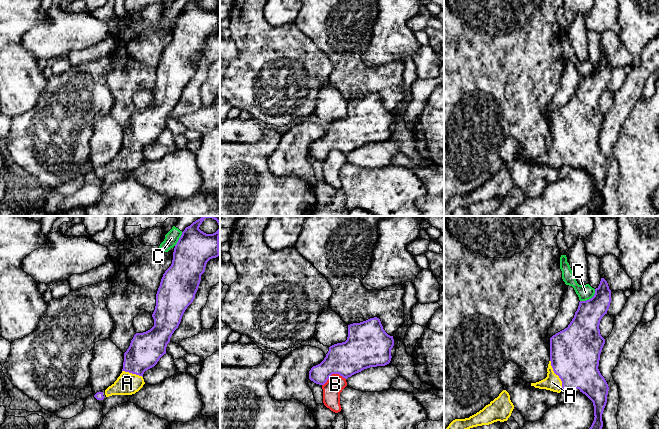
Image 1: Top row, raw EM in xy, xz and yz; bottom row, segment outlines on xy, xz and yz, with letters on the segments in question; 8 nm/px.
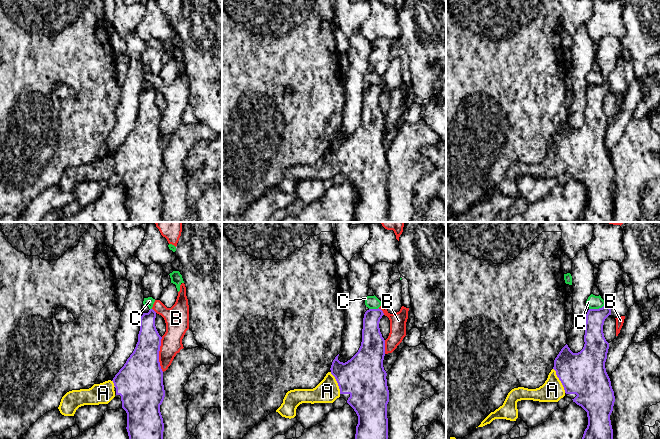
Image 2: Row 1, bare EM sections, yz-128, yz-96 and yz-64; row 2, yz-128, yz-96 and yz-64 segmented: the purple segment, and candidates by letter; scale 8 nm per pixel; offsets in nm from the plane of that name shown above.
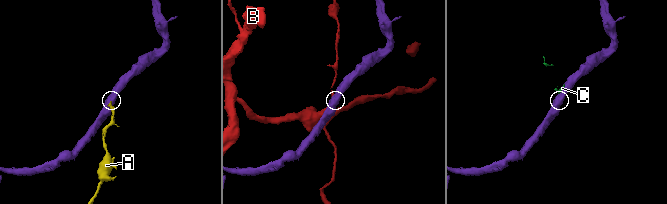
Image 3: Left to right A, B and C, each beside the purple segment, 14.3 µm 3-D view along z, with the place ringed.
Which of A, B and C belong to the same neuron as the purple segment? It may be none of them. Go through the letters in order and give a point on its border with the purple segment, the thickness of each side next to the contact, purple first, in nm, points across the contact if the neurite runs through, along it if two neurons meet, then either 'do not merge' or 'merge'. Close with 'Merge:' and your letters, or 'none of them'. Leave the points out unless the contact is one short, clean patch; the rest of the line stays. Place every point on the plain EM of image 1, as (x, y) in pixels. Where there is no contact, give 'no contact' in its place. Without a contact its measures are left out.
A: yz (556, 150) | 400/140 nm | across yz (575, 128), (556, 150), (552, 158) | merge
B: xz (333, 149) | 280/150 nm | do not merge
C: yz (589, 75) | 240/130 nm | do not merge
Merge: A

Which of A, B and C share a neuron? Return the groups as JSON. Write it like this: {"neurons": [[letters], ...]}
{"neurons": [["A"], ["B", "C"]]}

